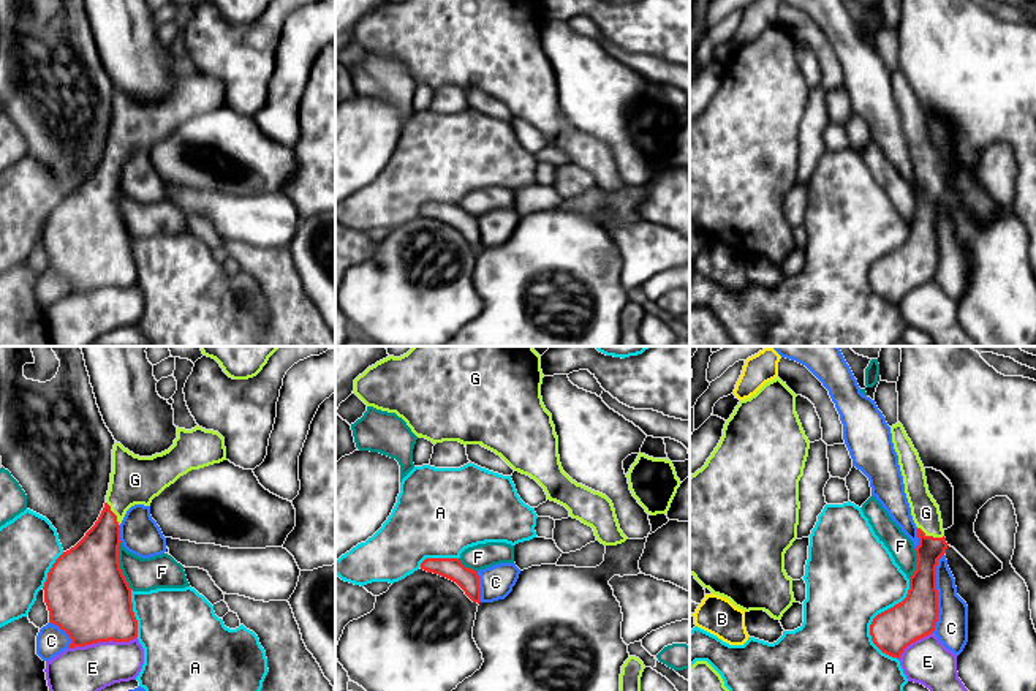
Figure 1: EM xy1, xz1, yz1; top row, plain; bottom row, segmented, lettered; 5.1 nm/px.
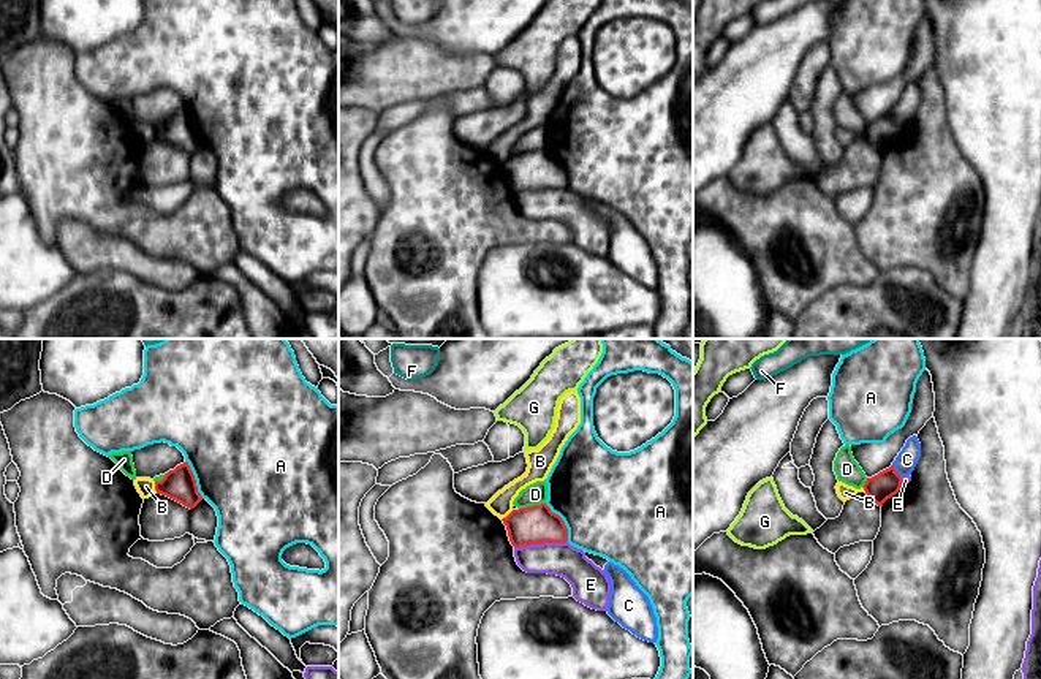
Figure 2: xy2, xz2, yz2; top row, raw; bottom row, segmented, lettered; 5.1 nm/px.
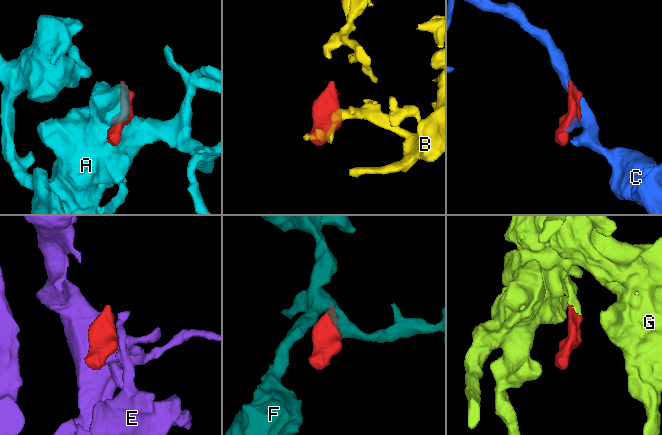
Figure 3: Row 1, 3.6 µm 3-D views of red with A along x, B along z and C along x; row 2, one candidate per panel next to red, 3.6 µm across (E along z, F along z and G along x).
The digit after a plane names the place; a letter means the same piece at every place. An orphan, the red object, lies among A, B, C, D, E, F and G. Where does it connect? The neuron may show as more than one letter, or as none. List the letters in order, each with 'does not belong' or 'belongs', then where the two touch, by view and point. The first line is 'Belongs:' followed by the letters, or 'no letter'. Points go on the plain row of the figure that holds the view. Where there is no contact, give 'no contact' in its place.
Belongs: G
A: does not belong; contact yz1 (873, 264)
B: does not belong; contact xy2 (155, 133)
C: does not belong; contact yz1 (937, 239)
D: does not belong; contact xz2 (533, 151)
E: does not belong; contact xy1 (102, 286)
F: does not belong; contact xy1 (119, 211)
G: belongs; contact yz1 (930, 182)

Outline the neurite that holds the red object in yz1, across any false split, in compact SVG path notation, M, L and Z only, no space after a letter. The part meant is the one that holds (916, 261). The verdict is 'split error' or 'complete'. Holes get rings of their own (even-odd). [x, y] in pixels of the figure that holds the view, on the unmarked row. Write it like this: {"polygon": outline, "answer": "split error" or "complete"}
{"polygon": "M903 71L890 73L894 95L903 122L905 139L917 172L916 217L906 244L878 259L870 270L873 289L886 300L900 304L908 291L932 280L938 267L936 212L946 199L940 152L928 138L924 111Z", "answer": "split error"}

